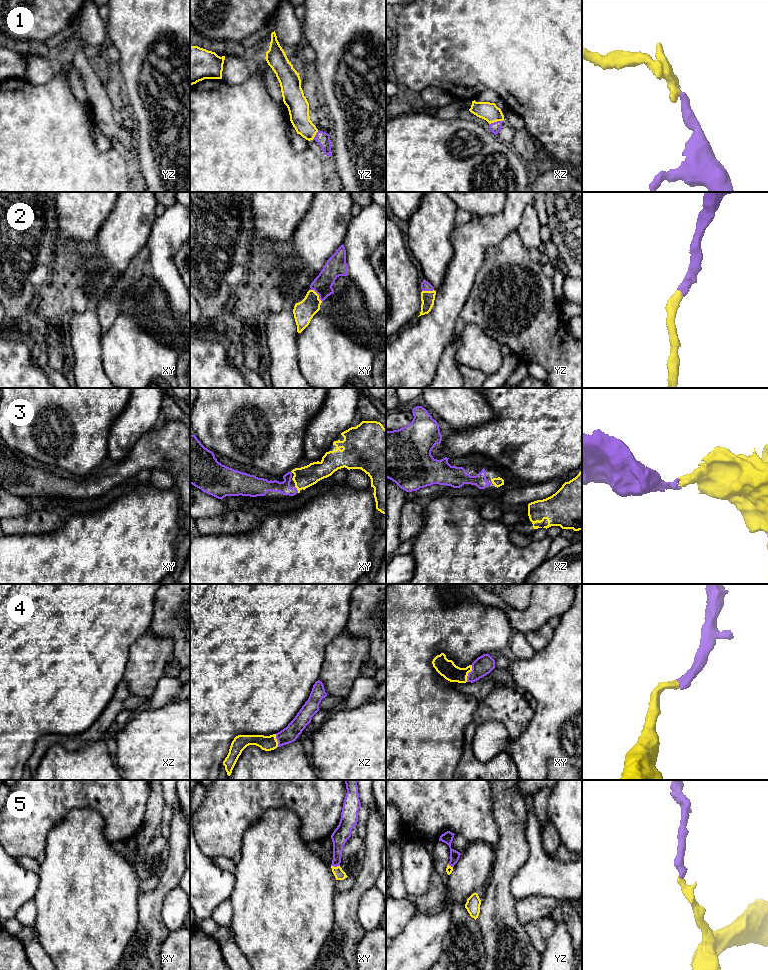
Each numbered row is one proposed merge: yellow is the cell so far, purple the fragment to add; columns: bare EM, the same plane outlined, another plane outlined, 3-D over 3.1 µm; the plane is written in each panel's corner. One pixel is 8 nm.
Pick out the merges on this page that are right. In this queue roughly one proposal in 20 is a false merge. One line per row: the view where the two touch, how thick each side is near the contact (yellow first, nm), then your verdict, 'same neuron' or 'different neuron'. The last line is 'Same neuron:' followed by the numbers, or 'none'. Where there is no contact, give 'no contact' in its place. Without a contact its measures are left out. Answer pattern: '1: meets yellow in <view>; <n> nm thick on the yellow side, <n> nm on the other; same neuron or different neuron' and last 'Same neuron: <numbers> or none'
1: meets yellow in xz; 150 nm thick on the yellow side, 90 nm on the other; same neuron
2: meets yellow in xy; 160 nm thick on the yellow side, 160 nm on the other; same neuron
3: meets yellow in xy; 170 nm thick on the yellow side, 100 nm on the other; same neuron
4: meets yellow in xy; 140 nm thick on the yellow side, 160 nm on the other; same neuron
5: meets yellow in xy; 90 nm thick on the yellow side, 130 nm on the other; same neuron
Same neuron: 1, 2, 3, 4, 5

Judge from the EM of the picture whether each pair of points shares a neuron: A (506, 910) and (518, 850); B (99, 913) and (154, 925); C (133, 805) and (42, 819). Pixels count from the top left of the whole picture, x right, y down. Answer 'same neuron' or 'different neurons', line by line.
A: same neuron
B: different neurons
C: same neuron

